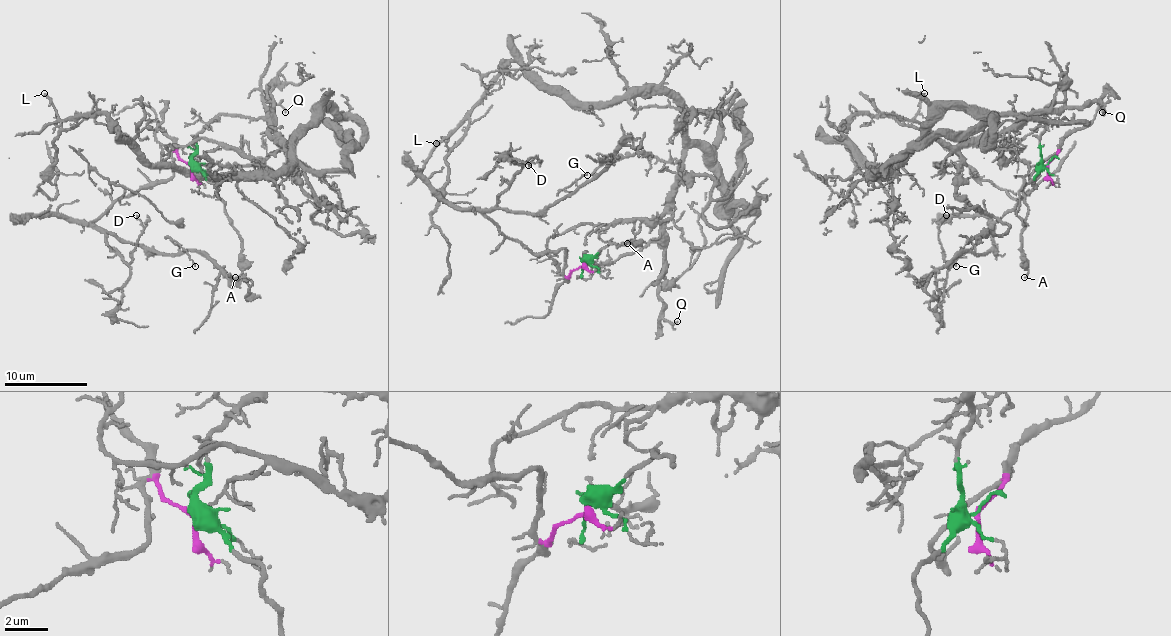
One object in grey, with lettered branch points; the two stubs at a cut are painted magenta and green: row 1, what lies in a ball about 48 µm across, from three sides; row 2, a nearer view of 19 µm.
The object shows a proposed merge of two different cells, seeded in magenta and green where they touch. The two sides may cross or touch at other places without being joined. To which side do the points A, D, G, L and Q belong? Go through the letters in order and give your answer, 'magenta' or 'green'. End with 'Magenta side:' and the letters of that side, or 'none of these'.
A: green
D: magenta
G: magenta
L: green
Q: green
Magenta side: D, G

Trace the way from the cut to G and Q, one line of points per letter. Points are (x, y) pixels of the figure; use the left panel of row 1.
G: (190, 164), (173, 152), (171, 177), (148, 181), (115, 200), (92, 223), (161, 254), (184, 250), (194, 266)
Q: (190, 164), (196, 137), (221, 115), (263, 117), (271, 112), (267, 108), (271, 102), (281, 106), (285, 112)

